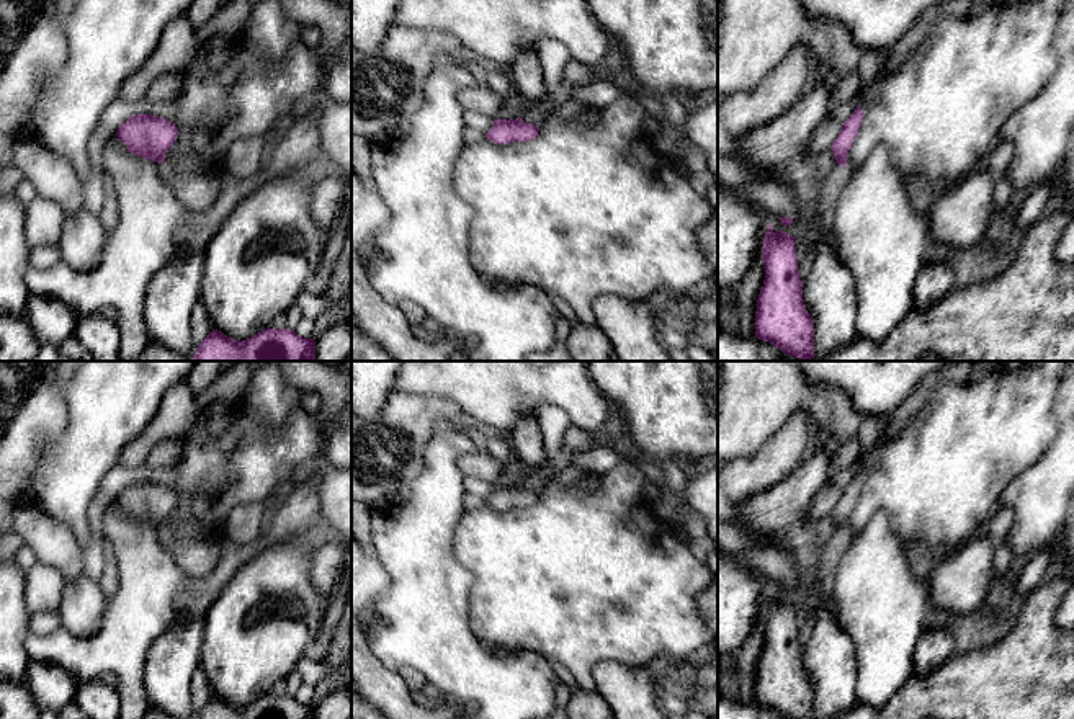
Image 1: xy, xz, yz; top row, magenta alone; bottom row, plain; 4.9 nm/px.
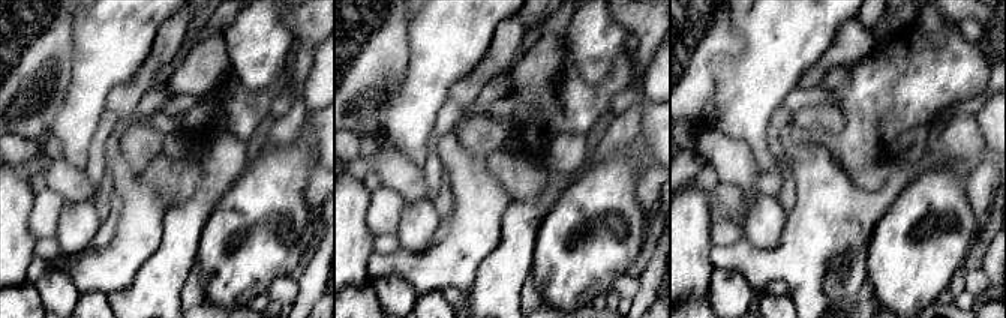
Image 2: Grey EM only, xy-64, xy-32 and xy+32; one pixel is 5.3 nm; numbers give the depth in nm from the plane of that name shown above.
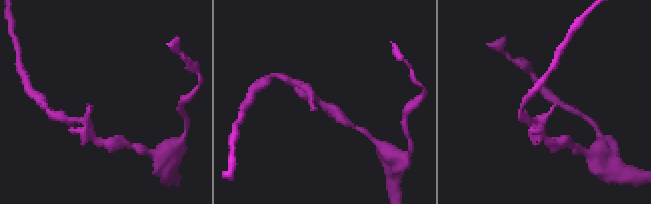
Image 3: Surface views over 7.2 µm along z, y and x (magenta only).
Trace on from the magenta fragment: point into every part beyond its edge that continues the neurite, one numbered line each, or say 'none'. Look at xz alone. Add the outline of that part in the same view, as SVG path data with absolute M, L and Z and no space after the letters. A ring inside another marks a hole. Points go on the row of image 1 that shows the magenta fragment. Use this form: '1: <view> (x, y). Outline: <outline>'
none

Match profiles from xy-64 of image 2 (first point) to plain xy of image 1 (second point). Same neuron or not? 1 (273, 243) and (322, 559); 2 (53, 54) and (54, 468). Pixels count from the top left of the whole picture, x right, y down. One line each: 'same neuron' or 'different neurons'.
1: different neurons
2: different neurons

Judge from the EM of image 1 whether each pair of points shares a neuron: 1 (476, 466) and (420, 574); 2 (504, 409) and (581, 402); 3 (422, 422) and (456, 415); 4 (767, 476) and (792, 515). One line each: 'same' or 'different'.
1: different
2: same
3: same
4: different

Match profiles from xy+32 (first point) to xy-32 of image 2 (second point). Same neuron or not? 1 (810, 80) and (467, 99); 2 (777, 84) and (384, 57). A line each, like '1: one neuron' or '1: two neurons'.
1: one neuron
2: two neurons

